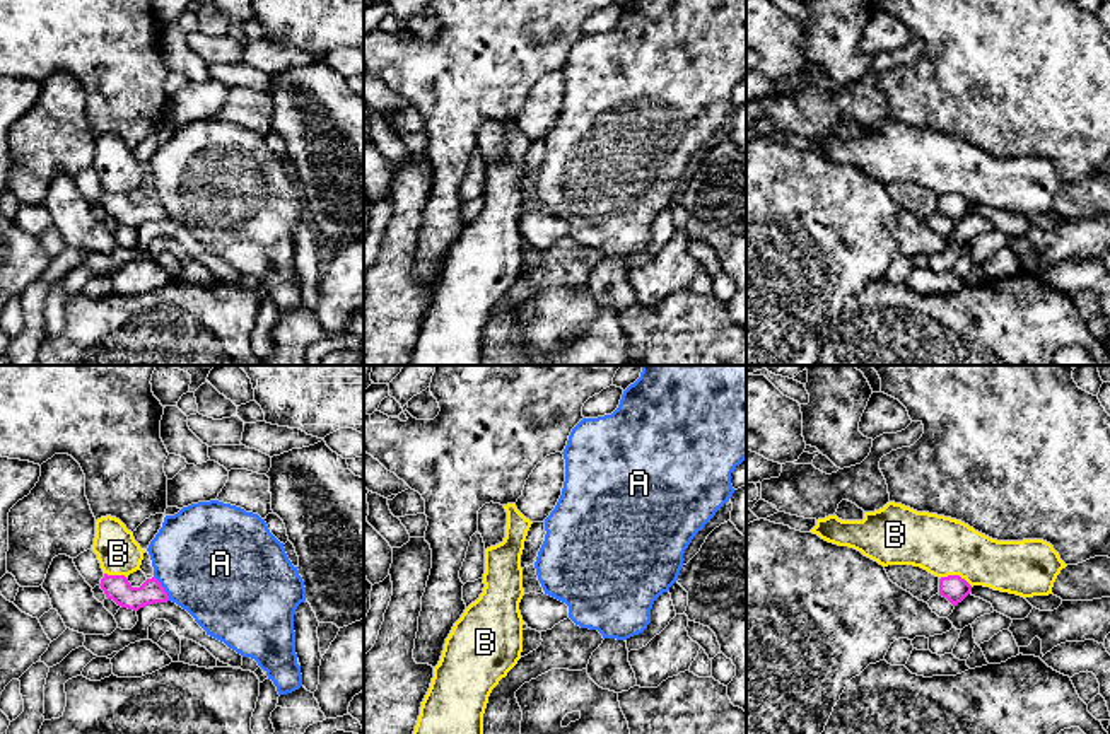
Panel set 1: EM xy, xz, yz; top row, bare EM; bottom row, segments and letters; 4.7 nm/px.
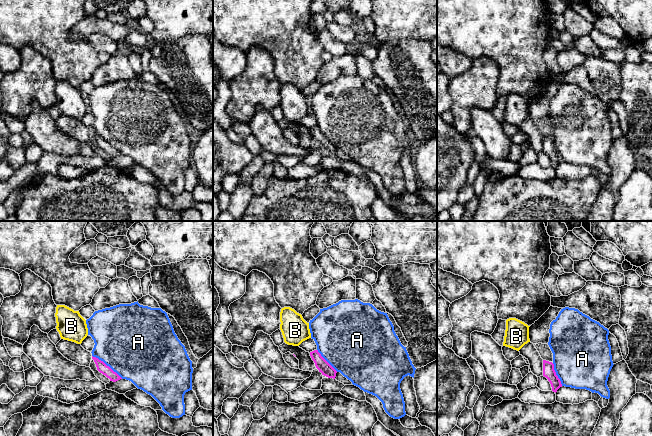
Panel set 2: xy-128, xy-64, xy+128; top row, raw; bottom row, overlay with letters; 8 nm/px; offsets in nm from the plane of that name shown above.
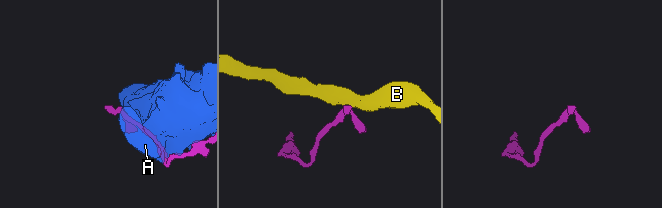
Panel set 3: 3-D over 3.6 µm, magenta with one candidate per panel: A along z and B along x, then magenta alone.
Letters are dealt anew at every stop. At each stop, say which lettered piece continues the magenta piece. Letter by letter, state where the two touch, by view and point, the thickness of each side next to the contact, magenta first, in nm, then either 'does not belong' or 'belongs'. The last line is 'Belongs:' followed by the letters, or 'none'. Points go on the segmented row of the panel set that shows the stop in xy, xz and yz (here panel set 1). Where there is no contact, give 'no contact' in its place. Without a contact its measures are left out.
A: contact xy (163, 588); calibres 120 and 500 nm; does not belong
B: contact yz (957, 576); calibres 120 and 280 nm; does not belong
Belongs: none

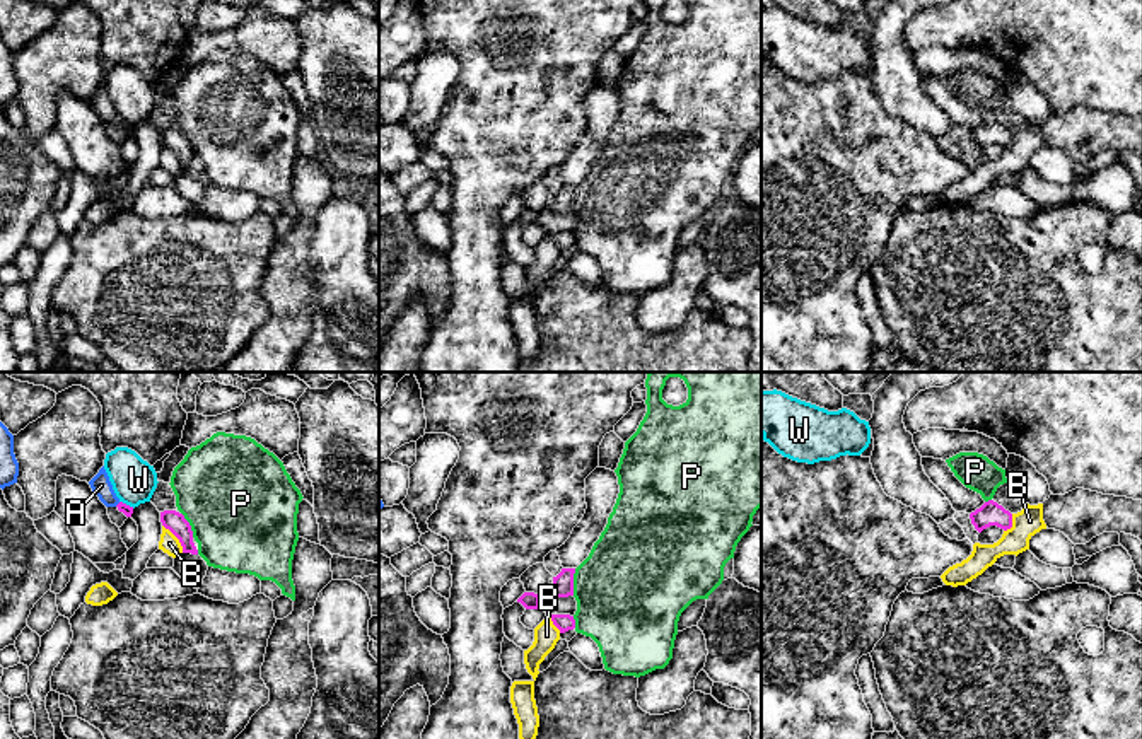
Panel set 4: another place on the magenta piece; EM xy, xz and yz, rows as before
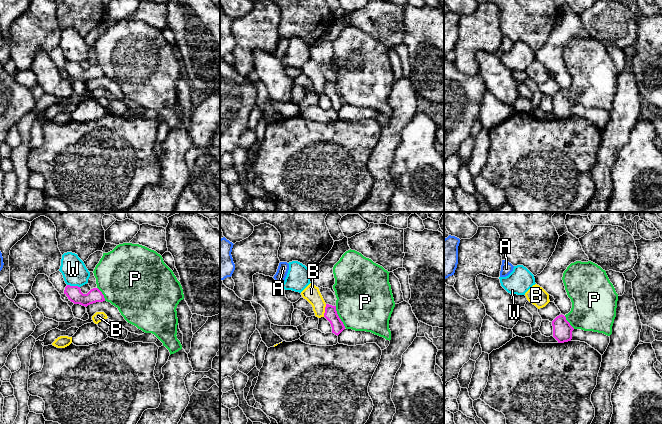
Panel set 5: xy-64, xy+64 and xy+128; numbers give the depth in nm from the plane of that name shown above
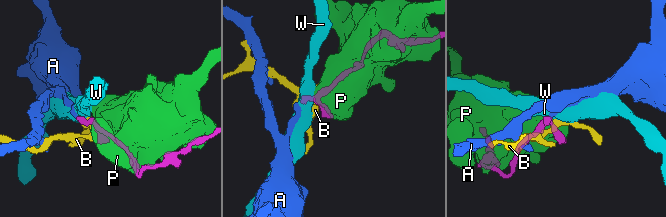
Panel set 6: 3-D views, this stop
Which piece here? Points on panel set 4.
A: contact xy (118, 504); calibres 50 and 90 nm; belongs
B: contact xy (176, 536); calibres 90 and 90 nm; does not belong
P: contact xz (572, 582); calibres 100 and 460 nm; does not belong
W: contact xy (125, 504); calibres 50 and 220 nm; does not belong
Belongs: A

